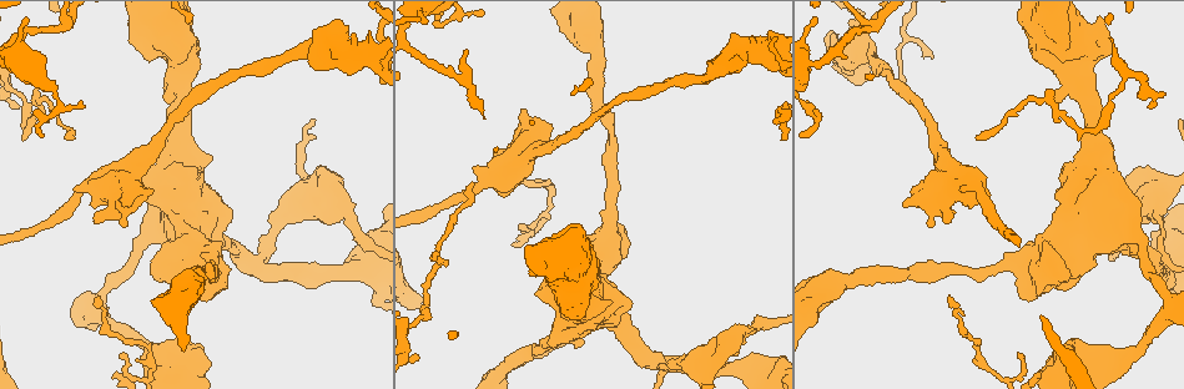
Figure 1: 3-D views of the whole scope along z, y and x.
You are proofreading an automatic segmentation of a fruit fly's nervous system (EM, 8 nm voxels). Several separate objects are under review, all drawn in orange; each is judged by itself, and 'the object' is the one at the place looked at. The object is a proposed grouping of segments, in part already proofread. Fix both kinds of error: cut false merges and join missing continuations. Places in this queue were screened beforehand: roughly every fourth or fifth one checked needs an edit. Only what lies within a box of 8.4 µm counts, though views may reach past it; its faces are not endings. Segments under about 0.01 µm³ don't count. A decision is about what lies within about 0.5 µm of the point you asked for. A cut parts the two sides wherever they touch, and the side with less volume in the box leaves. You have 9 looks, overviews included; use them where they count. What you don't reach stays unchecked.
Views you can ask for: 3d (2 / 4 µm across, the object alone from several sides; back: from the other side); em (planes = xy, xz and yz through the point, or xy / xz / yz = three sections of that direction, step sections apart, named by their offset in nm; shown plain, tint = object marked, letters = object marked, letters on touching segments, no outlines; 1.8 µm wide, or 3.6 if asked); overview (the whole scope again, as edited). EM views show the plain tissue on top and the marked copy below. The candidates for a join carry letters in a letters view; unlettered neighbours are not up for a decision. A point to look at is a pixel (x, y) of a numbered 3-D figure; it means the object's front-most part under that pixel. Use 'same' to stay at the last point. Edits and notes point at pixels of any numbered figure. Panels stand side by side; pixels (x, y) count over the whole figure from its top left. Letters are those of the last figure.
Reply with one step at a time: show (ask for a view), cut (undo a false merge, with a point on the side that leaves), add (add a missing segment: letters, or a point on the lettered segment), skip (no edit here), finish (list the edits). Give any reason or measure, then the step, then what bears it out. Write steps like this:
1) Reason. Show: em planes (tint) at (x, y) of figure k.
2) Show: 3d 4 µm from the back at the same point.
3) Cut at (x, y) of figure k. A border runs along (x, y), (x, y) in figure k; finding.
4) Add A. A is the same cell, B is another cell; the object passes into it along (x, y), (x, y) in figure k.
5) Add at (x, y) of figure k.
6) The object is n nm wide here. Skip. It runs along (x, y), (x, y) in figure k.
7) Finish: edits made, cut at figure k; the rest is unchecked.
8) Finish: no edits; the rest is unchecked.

Show: 3d 2 µm at (772, 54) of figure 1.

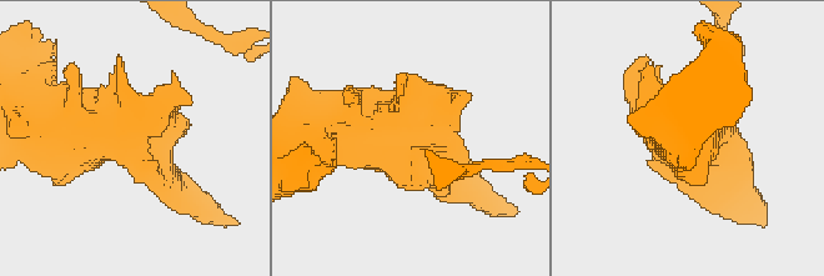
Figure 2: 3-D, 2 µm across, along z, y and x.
Show: em planes (tint) at (407, 145) of figure 2.

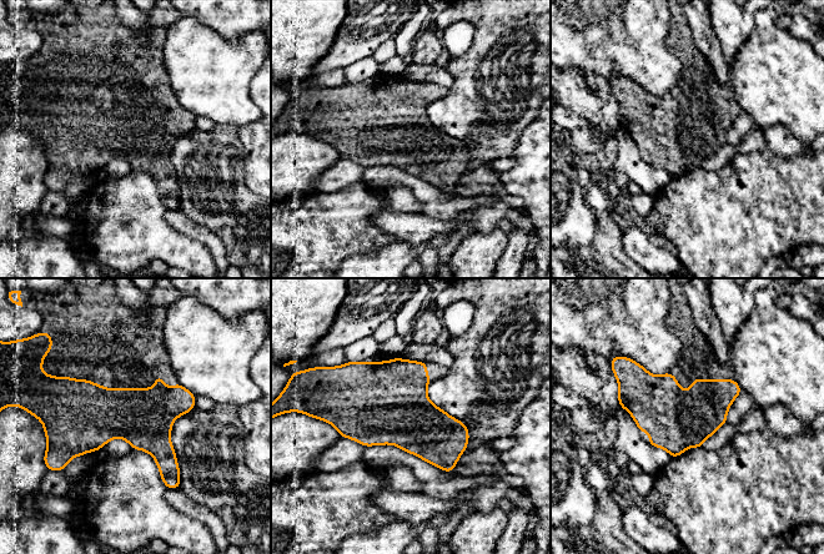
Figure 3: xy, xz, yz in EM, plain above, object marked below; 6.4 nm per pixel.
What lies round it. Show: em planes (letters) at the same point.

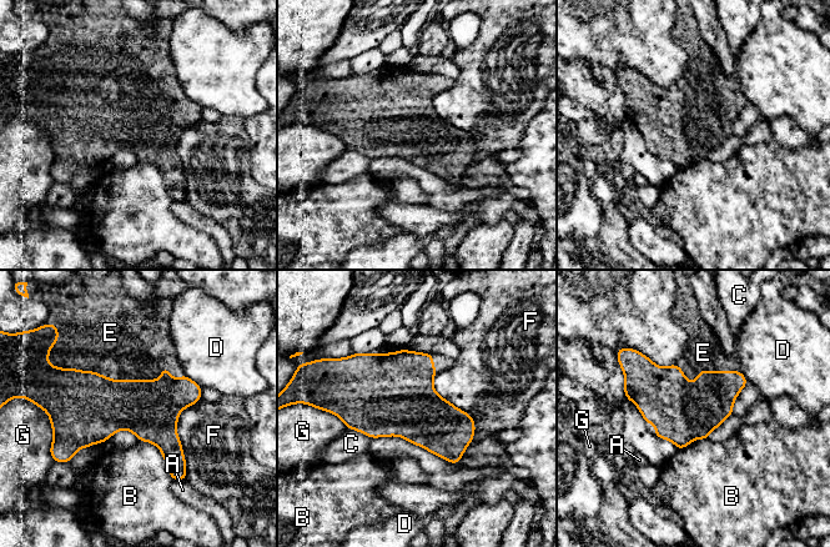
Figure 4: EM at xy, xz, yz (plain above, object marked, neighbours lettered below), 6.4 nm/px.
Add E. E is the same cell, A, B, C, D, F and G are other cells; the cell continues.

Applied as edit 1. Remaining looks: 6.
Show: overview.

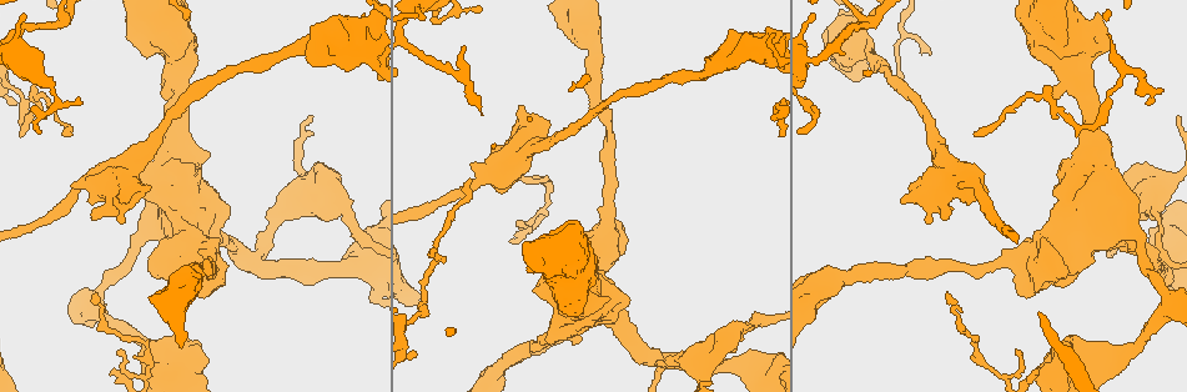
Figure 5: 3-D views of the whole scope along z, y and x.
Branch stops here. Show: 3d 2 µm at (416, 355) of figure 5.

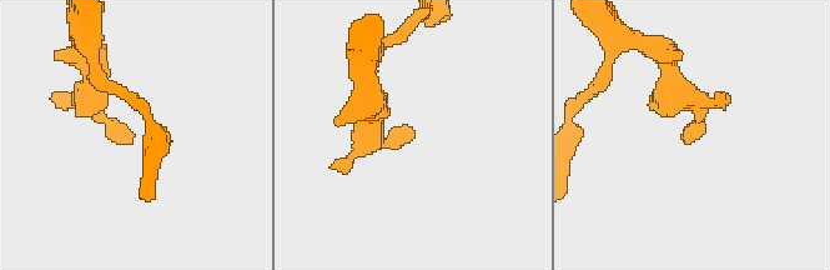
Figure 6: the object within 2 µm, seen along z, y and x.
Show: em planes (letters) at (688, 140) of figure 6.

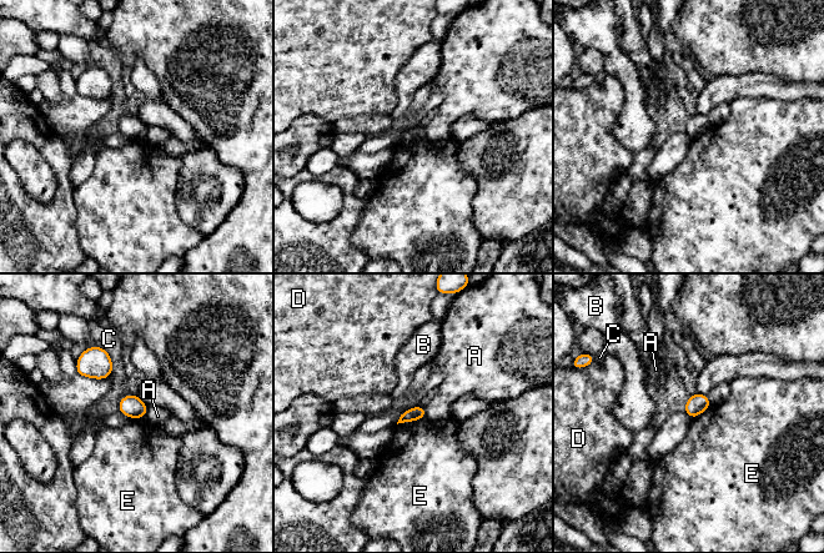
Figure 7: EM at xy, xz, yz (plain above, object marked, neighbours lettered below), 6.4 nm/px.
Skip. A, B, C, D and E are other cells; a border runs along (425, 417), (397, 425) in figure 7; none of them fits.

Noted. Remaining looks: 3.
Long arm stops here. Show: 3d 2 µm at (73, 130) of figure 5.

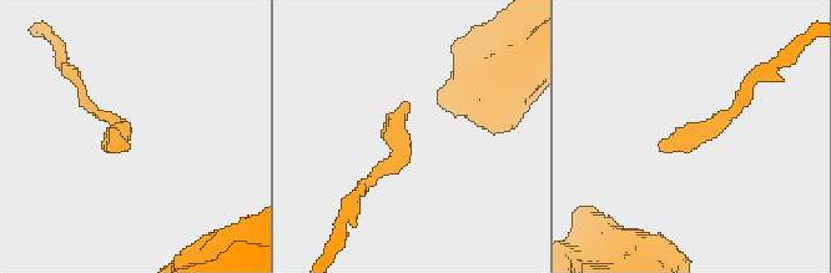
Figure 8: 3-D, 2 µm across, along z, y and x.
Now the EM. Show: em xz step 16 (tint) at (405, 105) of figure 8.

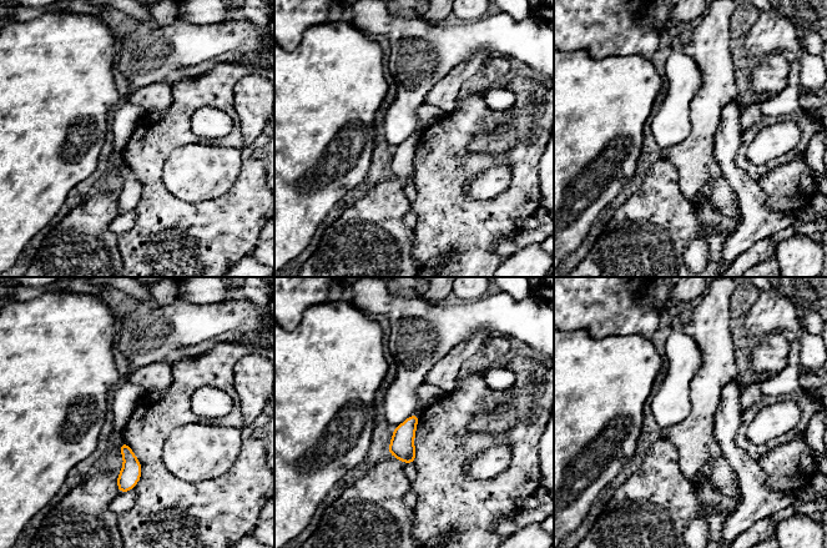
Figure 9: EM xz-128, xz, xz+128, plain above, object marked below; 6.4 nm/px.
Show: em planes (letters) at the same point.

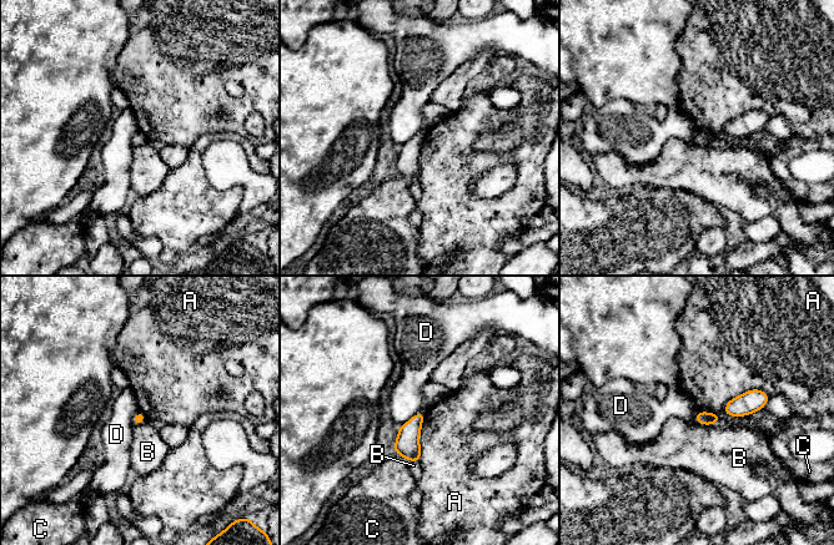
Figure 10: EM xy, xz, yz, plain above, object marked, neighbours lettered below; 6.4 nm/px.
The longest contact is with A, 320 nm. Skip. A, B, C and D are other cells; a border runs along (422, 409), (398, 427) in figure 10; none of them fits.

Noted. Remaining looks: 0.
Finish: edits made, add at figure 4; the rest is unchecked.

